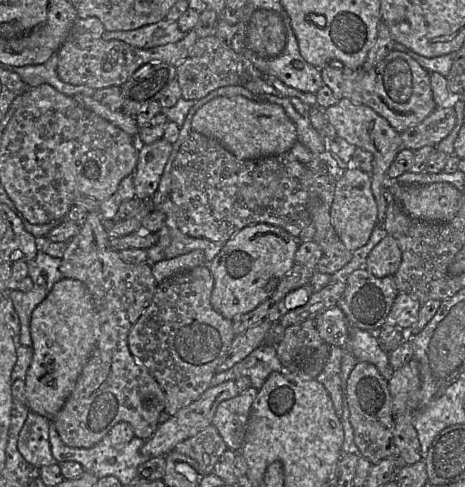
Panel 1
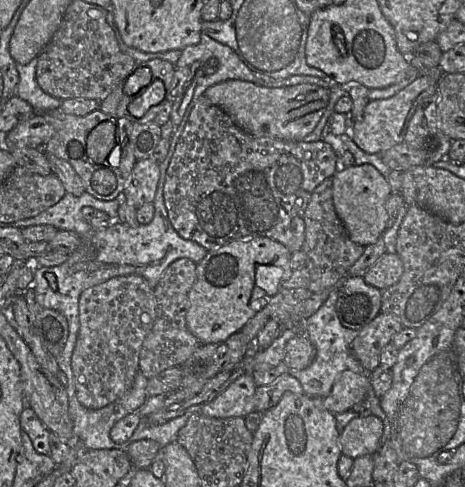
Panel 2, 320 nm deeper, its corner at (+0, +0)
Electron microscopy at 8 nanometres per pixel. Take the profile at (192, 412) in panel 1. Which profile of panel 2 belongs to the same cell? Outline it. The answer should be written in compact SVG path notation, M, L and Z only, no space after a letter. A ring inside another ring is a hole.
M244 374L232 382L214 400L205 404L200 409L200 412L213 418L246 417L248 414L256 411L256 389L257 385L252 374Z

